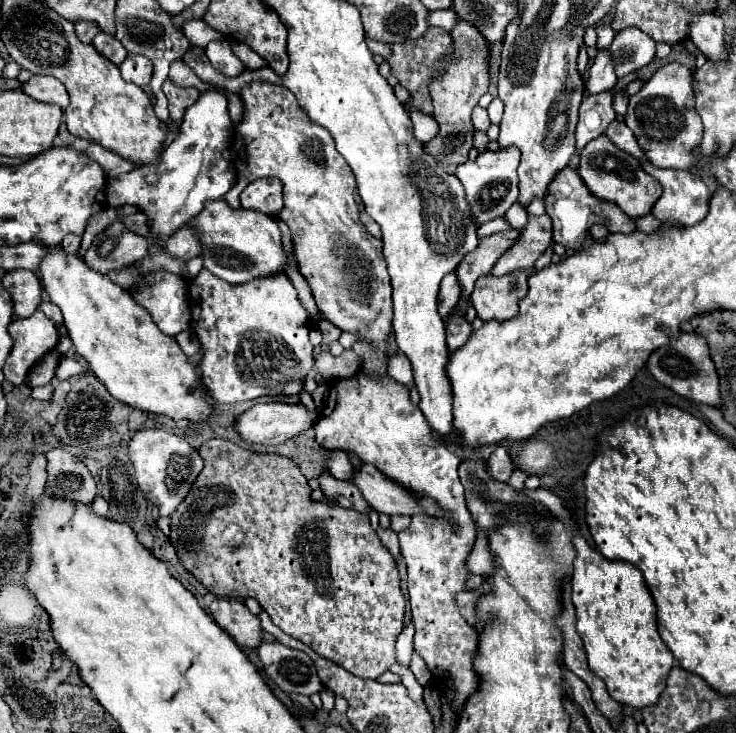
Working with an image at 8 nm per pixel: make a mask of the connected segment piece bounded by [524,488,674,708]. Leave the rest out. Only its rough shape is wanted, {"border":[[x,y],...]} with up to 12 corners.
{"border":[[556,494],[572,532],[572,602],[590,670],[654,704],[674,656],[636,566],[590,548]]}

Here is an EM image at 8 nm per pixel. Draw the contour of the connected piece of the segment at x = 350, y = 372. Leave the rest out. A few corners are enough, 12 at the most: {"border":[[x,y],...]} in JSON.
{"border":[[344,350],[342,356],[318,352],[316,368],[326,380],[350,378],[362,360]]}

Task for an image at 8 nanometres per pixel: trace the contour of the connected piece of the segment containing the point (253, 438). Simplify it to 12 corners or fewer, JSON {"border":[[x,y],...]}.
{"border":[[256,404],[234,422],[248,444],[276,446],[314,424],[302,404]]}

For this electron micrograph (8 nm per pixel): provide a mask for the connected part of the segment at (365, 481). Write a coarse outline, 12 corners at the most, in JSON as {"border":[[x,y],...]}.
{"border":[[372,464],[352,472],[364,500],[382,514],[436,514]]}

